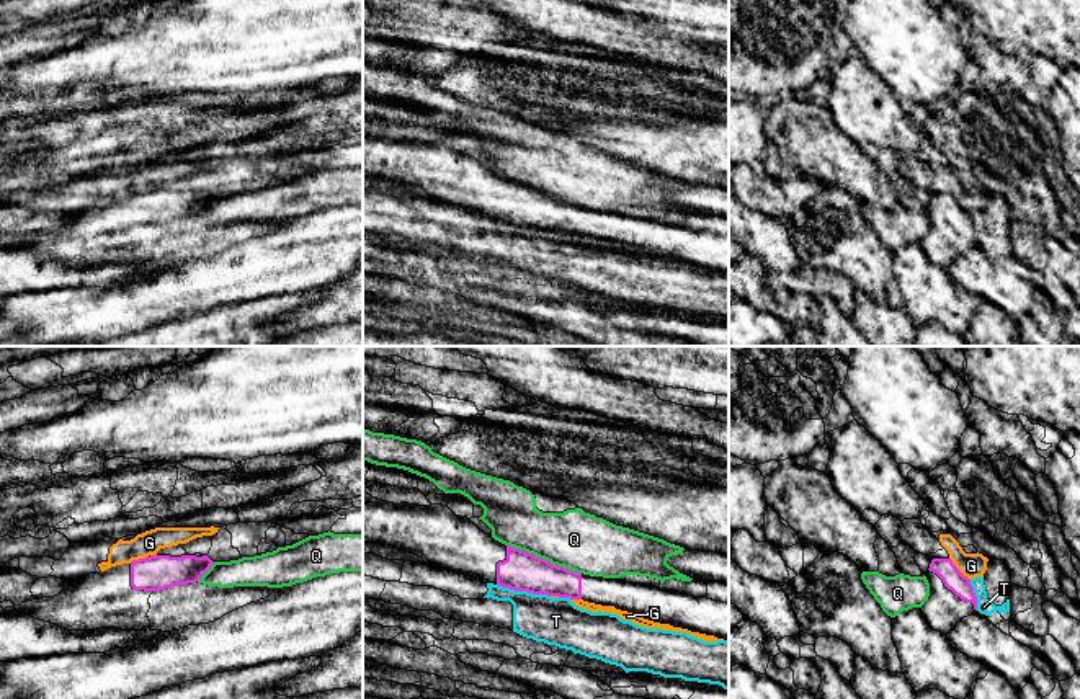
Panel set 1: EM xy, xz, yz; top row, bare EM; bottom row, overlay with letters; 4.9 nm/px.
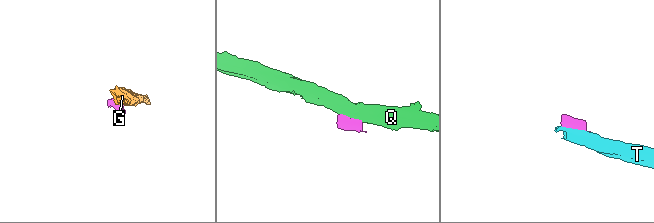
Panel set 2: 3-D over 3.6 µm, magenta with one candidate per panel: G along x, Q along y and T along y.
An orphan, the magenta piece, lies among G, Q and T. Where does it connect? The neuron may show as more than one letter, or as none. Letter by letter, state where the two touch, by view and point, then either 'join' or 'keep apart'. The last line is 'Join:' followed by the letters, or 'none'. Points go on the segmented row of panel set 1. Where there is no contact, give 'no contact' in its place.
G: contact yz (958, 569); keep apart
Q: contact xz (543, 559); keep apart
T: contact xz (523, 590); keep apart
Join: none

